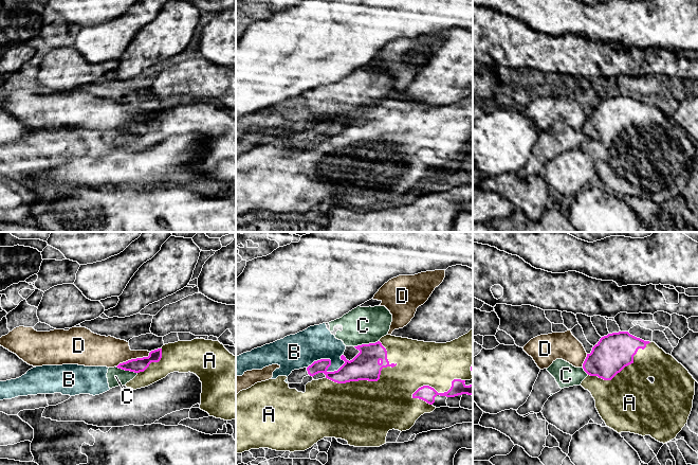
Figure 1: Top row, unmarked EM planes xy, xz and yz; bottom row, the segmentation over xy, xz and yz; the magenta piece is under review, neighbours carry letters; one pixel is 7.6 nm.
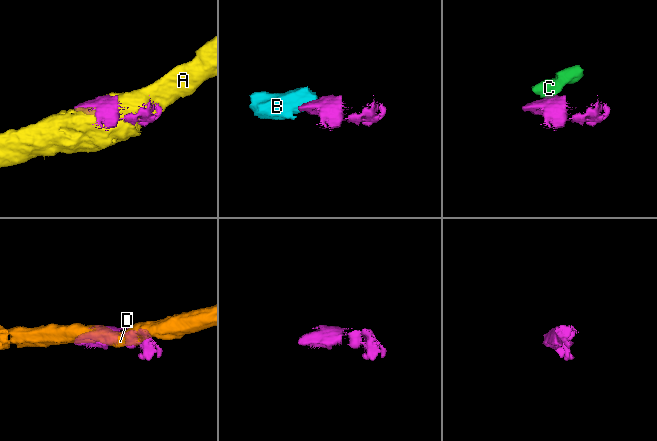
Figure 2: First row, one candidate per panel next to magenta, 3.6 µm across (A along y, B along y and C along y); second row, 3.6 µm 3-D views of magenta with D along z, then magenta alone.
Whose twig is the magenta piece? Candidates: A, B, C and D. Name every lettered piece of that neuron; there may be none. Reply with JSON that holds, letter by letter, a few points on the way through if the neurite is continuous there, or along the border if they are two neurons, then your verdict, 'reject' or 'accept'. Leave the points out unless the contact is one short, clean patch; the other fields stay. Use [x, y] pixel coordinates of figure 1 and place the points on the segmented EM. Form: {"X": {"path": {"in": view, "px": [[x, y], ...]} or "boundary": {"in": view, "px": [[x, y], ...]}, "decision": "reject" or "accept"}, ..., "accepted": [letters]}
{"A": {"decision": "accept"}, "B": {"boundary": {"in": "xz", "px": [[345, 361], [333, 371], [327, 370], [329, 359], [307, 368]]}, "decision": "reject"}, "C": {"boundary": {"in": "xz", "px": [[379, 340], [354, 346]]}, "decision": "reject"}, "D": {"decision": "reject"}, "accepted": ["A"]}

